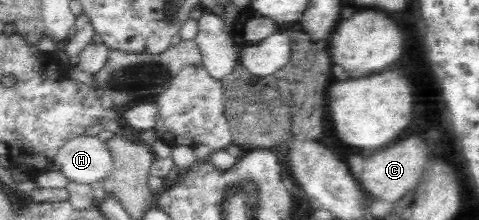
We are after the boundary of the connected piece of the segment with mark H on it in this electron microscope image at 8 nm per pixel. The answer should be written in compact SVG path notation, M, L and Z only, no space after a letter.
M83 134L68 139L59 148L53 168L71 181L92 184L109 175L113 161L103 140Z

